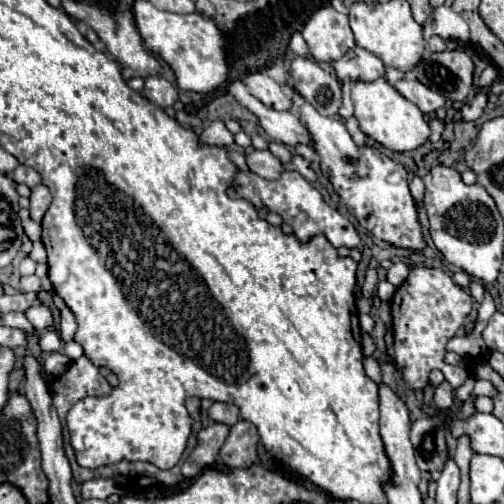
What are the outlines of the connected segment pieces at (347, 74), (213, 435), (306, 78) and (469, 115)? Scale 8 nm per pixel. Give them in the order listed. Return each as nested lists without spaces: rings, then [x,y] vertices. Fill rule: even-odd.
[[[354,47],[350,49],[342,59],[334,61],[332,63],[336,75],[340,81],[346,81],[350,79],[352,83],[356,81],[374,81],[378,77],[384,77],[384,63],[372,55],[370,51],[362,49],[362,47]]]
[[[210,423],[200,431],[200,443],[196,449],[188,455],[188,459],[182,465],[182,475],[185,478],[195,478],[206,465],[214,465],[218,451],[222,443],[226,441],[226,435],[230,433],[230,427],[224,423]]]
[[[296,57],[290,69],[290,81],[298,93],[306,97],[318,113],[326,117],[338,115],[342,105],[342,91],[340,81],[326,73],[318,63],[306,61],[306,57]]]
[[[478,91],[472,101],[464,103],[464,107],[462,107],[462,119],[464,119],[464,121],[476,121],[476,119],[482,115],[486,103],[488,103],[486,91]]]

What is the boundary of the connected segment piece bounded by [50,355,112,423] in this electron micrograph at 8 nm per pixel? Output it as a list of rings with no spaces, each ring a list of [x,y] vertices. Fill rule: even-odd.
[[[84,355],[72,361],[68,371],[60,375],[50,389],[54,407],[58,409],[62,423],[68,409],[76,401],[84,397],[106,397],[110,395],[110,391],[112,391],[110,383],[100,375],[100,371],[94,365],[90,365],[90,361]]]

